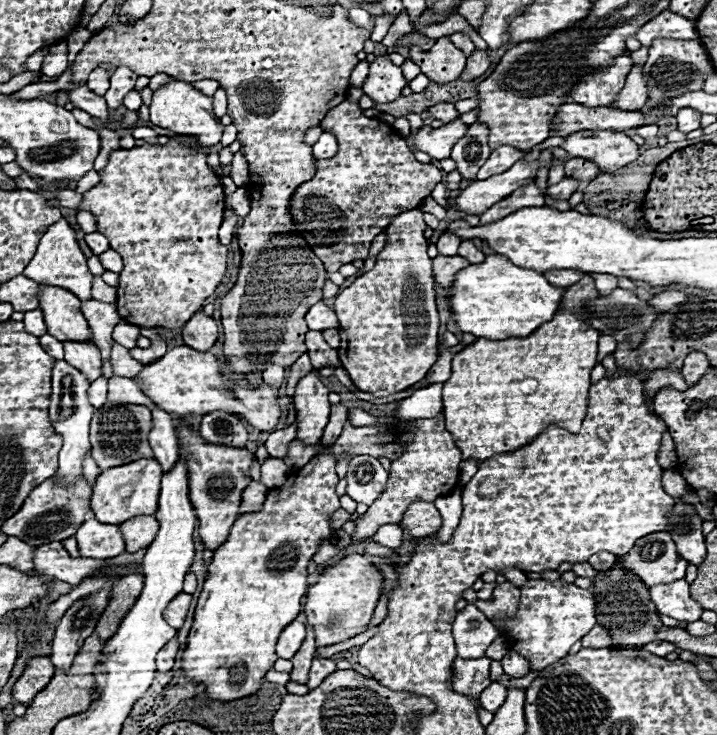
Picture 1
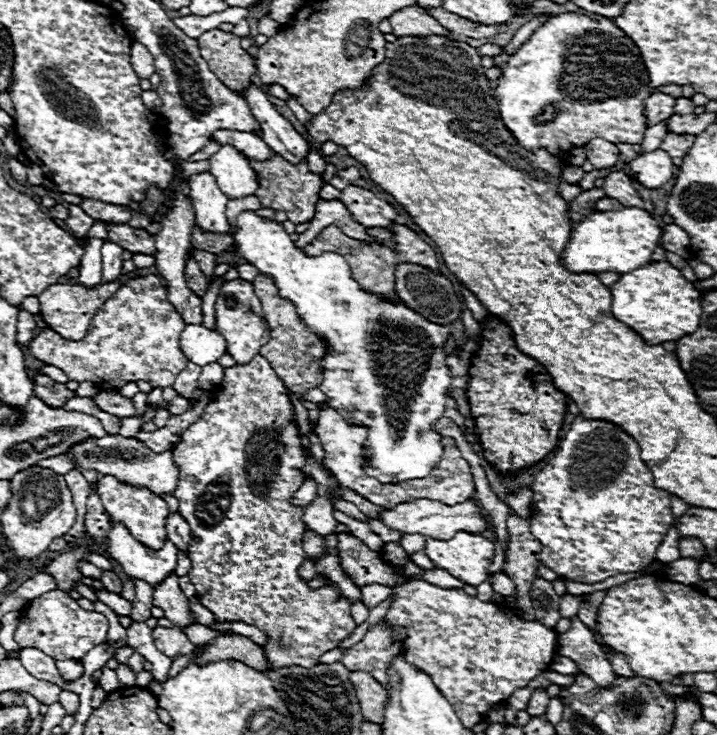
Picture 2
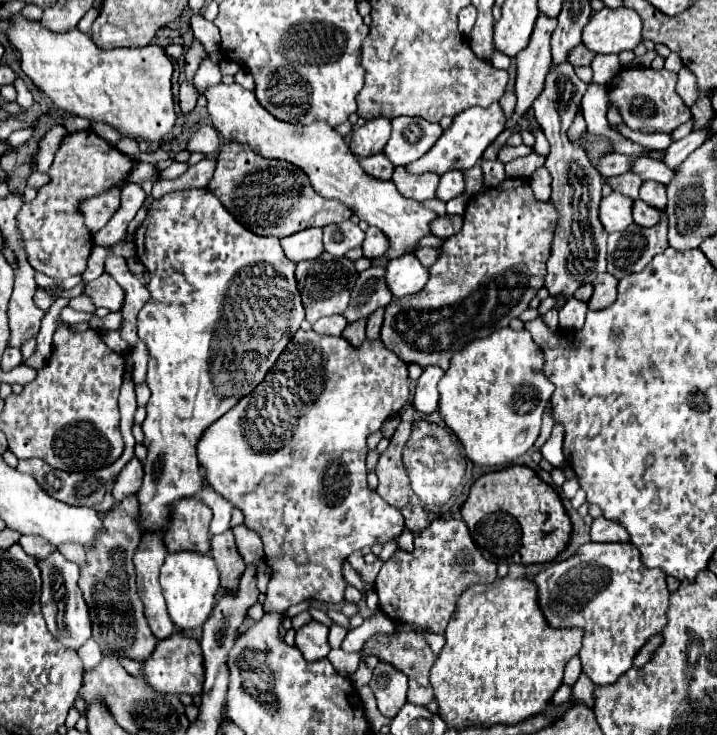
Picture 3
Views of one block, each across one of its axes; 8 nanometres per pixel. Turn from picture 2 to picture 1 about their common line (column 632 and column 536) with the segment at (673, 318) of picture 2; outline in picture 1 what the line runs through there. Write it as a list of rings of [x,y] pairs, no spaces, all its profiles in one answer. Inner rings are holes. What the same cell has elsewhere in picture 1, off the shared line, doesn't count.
[[[486,256],[482,264],[470,264],[468,268],[460,270],[454,280],[452,288],[452,312],[456,316],[458,328],[462,332],[472,332],[476,338],[488,340],[508,340],[508,338],[526,338],[534,330],[538,330],[544,322],[550,322],[552,316],[558,312],[560,302],[564,298],[566,288],[552,286],[540,272],[530,272],[526,268],[518,268],[510,264],[504,256]]]

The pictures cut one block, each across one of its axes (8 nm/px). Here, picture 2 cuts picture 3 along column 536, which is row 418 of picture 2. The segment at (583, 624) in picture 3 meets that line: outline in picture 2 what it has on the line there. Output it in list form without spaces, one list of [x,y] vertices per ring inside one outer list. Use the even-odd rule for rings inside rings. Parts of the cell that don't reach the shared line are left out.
[[[582,414],[574,418],[546,466],[536,474],[532,492],[530,532],[534,532],[542,544],[540,562],[562,578],[582,584],[594,584],[616,574],[644,570],[654,562],[656,548],[674,524],[670,494],[654,488],[652,474],[640,458],[638,442],[608,420],[586,420]]]

